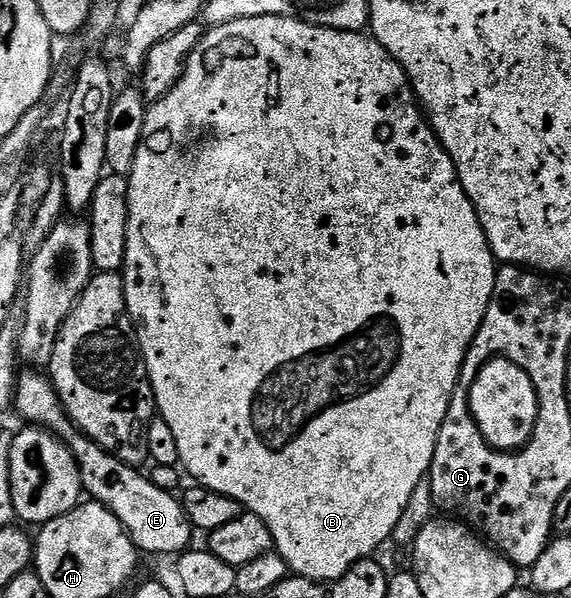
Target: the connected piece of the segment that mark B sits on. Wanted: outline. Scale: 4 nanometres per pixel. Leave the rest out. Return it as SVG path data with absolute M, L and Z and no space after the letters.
M293 16L241 18L208 27L199 39L199 45L191 51L191 57L183 68L182 78L171 87L169 94L154 101L146 109L143 117L143 137L137 146L131 175L126 177L107 174L97 186L97 194L93 194L93 202L89 209L89 223L95 272L119 272L121 269L127 315L131 317L139 351L143 354L143 361L151 379L158 415L162 416L165 422L169 422L169 427L173 429L173 435L177 437L179 464L183 468L187 467L188 474L195 479L192 481L217 494L233 498L243 505L246 511L257 514L257 518L261 518L261 522L269 526L274 551L278 552L281 558L285 558L288 569L294 575L320 582L340 580L354 564L374 557L375 551L383 543L391 540L393 530L397 526L397 518L401 518L405 506L409 506L409 497L413 495L413 490L417 490L419 483L430 473L437 438L459 381L459 371L463 369L463 360L466 359L473 338L485 318L487 307L491 305L497 271L497 261L485 238L485 230L477 218L473 202L461 186L454 162L449 158L443 144L435 136L435 131L431 129L426 115L421 111L415 94L411 91L411 81L407 79L403 67L370 35L363 32L319 28L316 24L306 24Z

